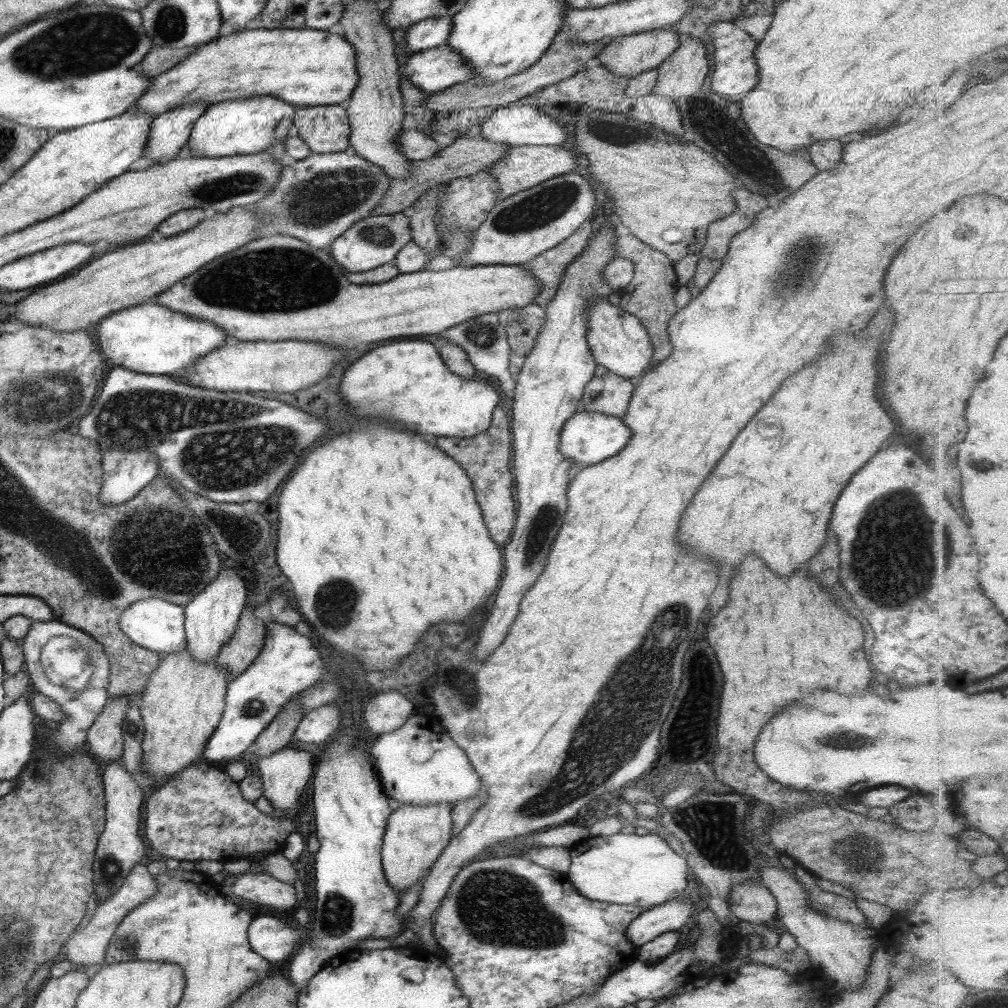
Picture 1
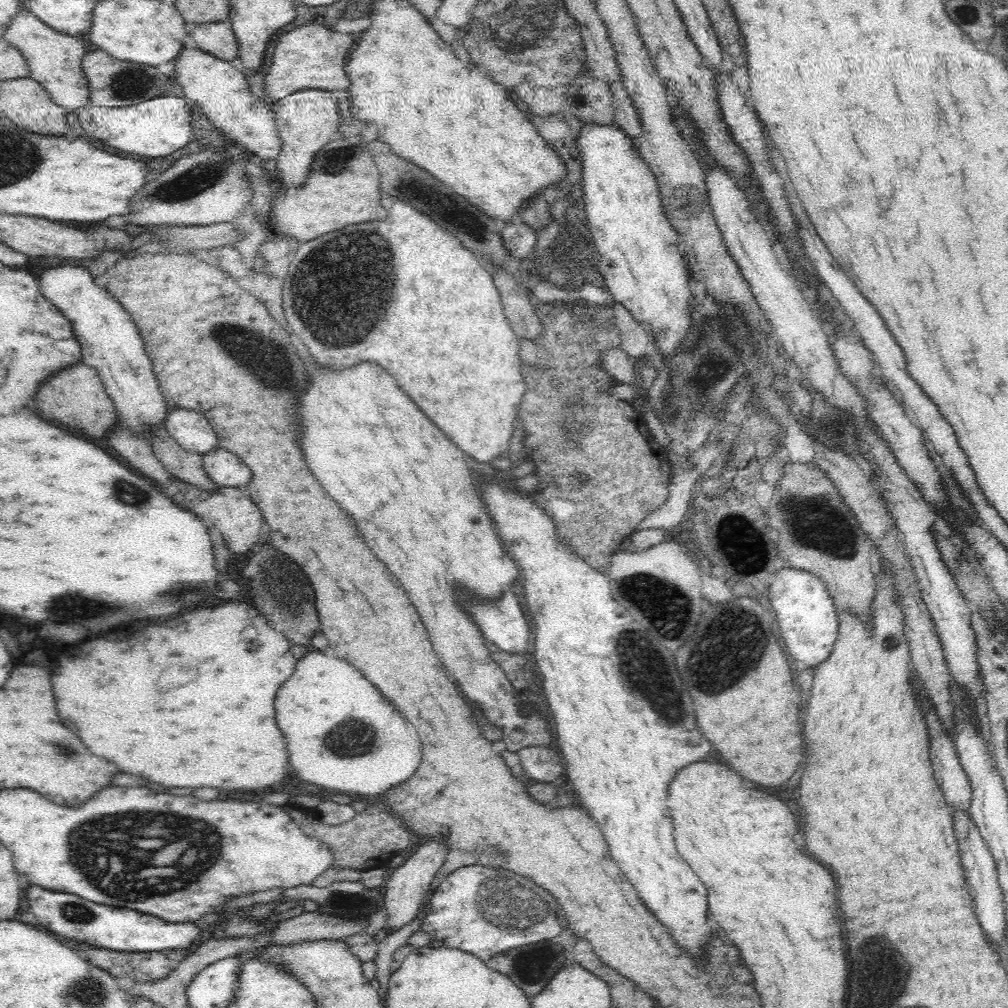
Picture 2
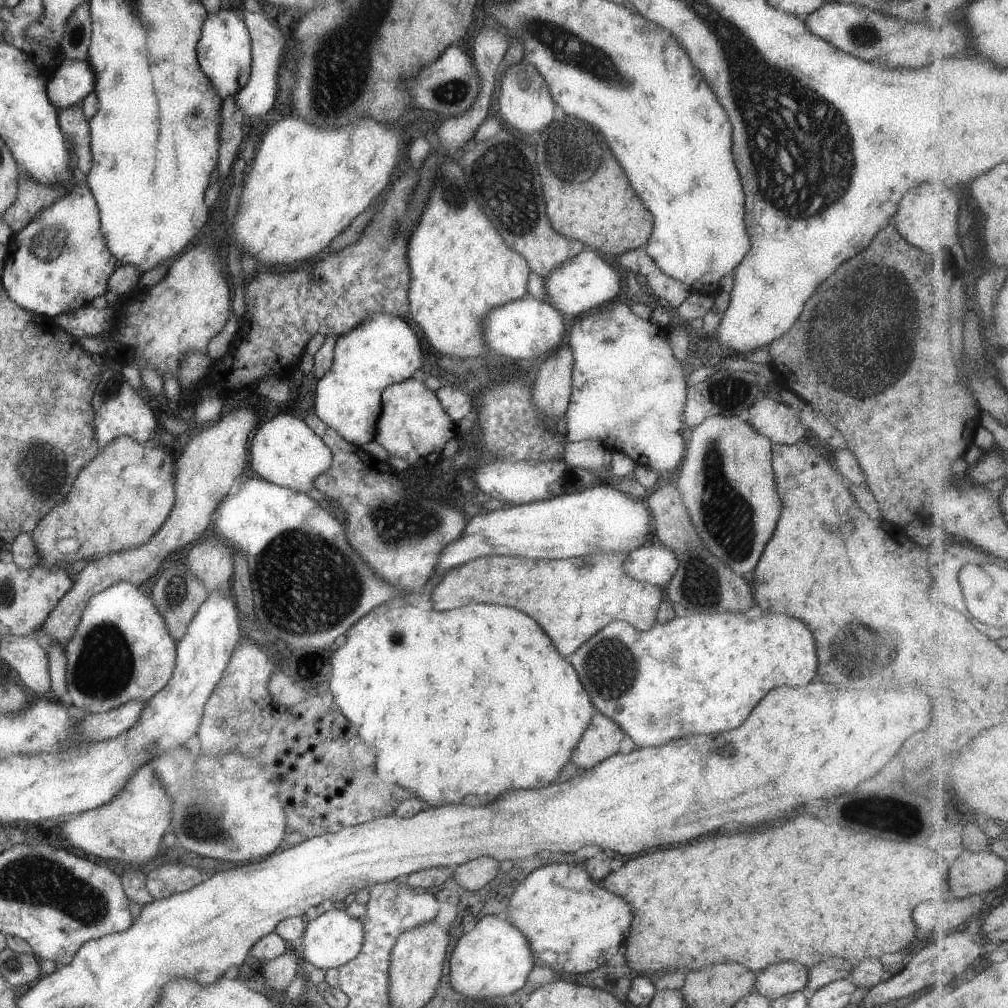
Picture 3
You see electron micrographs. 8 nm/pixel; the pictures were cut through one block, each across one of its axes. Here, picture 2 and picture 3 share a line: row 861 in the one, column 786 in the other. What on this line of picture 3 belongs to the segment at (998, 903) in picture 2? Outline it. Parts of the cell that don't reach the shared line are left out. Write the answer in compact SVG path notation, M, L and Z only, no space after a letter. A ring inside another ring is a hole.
M795 961L775 962L755 973L754 992L769 1002L791 992L805 992L808 967Z

